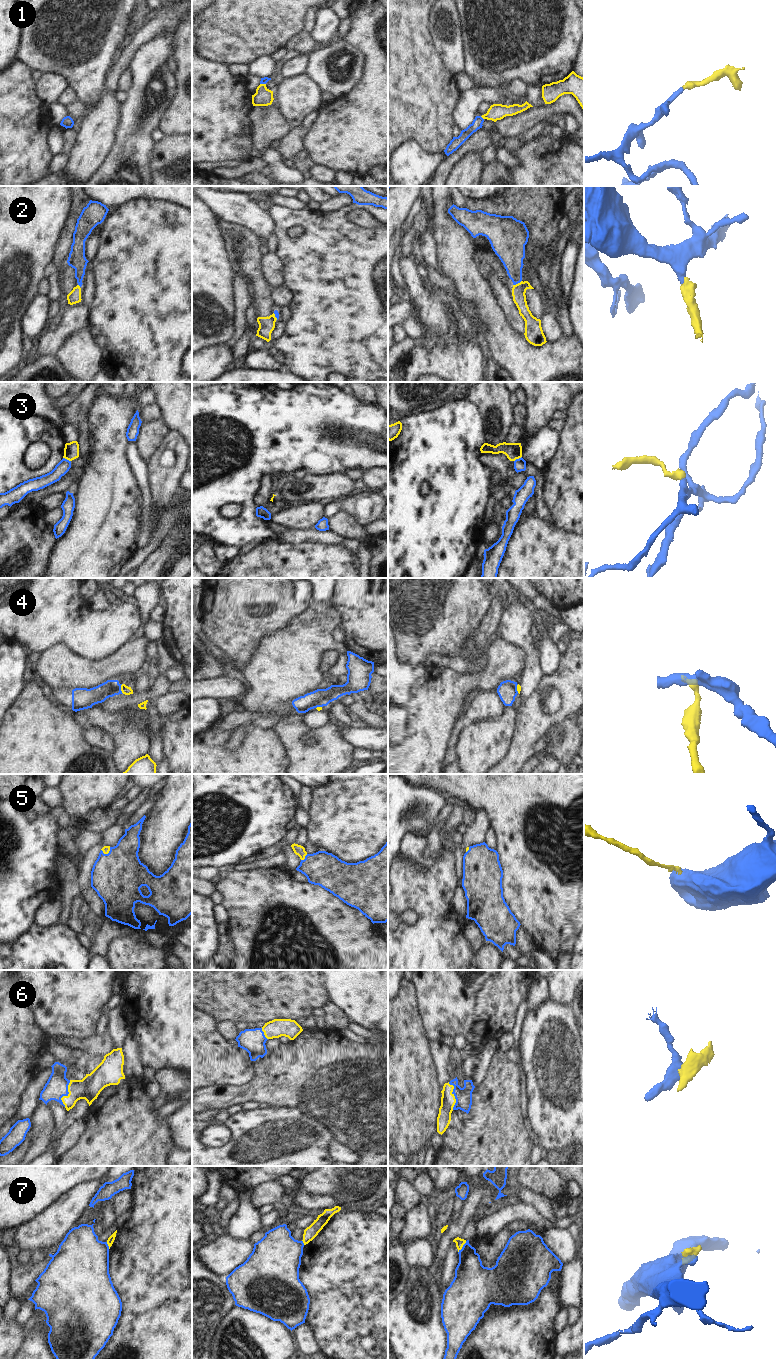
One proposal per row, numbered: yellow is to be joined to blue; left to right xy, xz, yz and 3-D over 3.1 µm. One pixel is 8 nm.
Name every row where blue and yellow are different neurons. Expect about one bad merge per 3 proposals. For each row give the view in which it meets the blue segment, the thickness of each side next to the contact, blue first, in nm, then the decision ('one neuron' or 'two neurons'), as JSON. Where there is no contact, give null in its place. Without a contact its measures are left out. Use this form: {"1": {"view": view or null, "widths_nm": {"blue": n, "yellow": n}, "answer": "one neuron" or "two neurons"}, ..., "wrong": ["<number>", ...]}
{"1": {"view": "yz", "widths_nm": {"blue": 80, "yellow": 130}, "answer": "one neuron"}, "2": {"view": "yz", "widths_nm": {"blue": 200, "yellow": 110}, "answer": "one neuron"}, "3": {"view": "xy", "widths_nm": {"blue": 100, "yellow": 130}, "answer": "two neurons"}, "4": {"view": "xy", "widths_nm": {"blue": 140, "yellow": 70}, "answer": "two neurons"}, "5": {"view": "xz", "widths_nm": {"blue": 280, "yellow": 90}, "answer": "one neuron"}, "6": {"view": "xy", "widths_nm": {"blue": 180, "yellow": 180}, "answer": "one neuron"}, "7": {"view": "yz", "widths_nm": {"blue": 260, "yellow": 70}, "answer": "two neurons"}, "wrong": ["3", "4", "7"]}

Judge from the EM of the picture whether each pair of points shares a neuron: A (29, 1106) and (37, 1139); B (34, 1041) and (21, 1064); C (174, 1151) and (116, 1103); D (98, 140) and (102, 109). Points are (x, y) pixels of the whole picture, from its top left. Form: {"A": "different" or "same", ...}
{"A": "different", "B": "same", "C": "different", "D": "same"}

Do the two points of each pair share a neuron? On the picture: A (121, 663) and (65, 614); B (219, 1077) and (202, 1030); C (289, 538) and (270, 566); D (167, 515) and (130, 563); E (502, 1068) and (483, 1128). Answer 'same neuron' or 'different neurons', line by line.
A: different neurons
B: same neuron
C: different neurons
D: same neuron
E: same neuron

